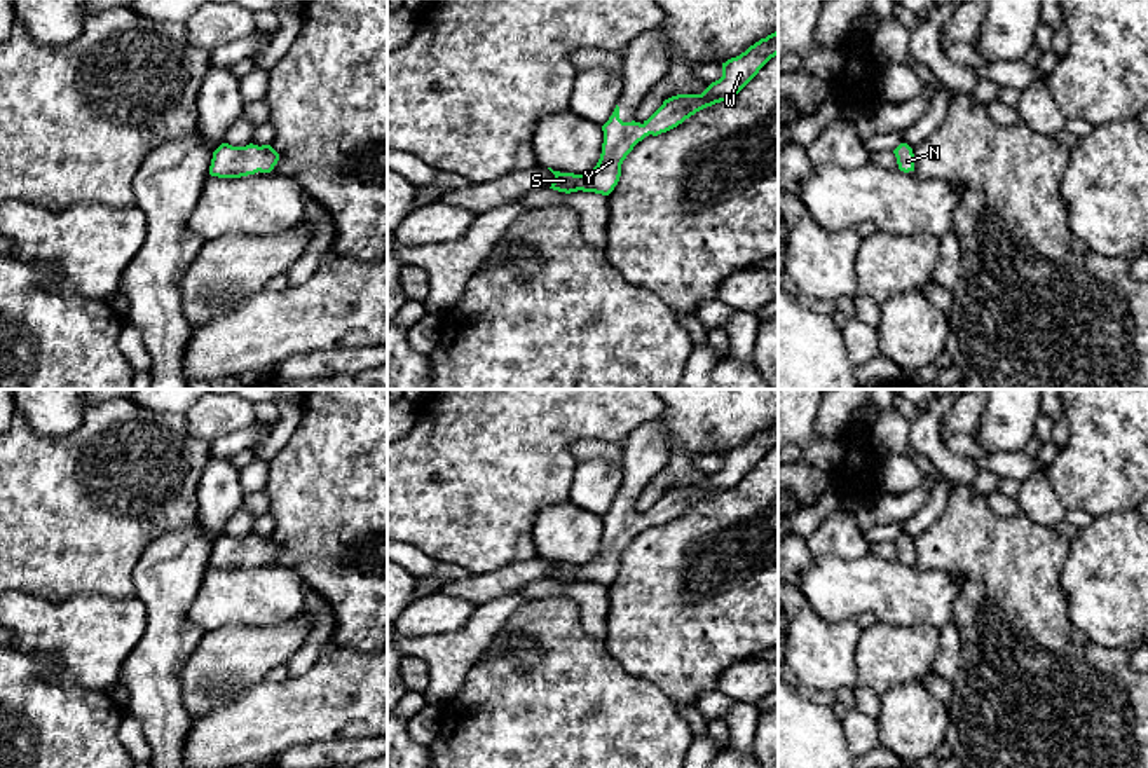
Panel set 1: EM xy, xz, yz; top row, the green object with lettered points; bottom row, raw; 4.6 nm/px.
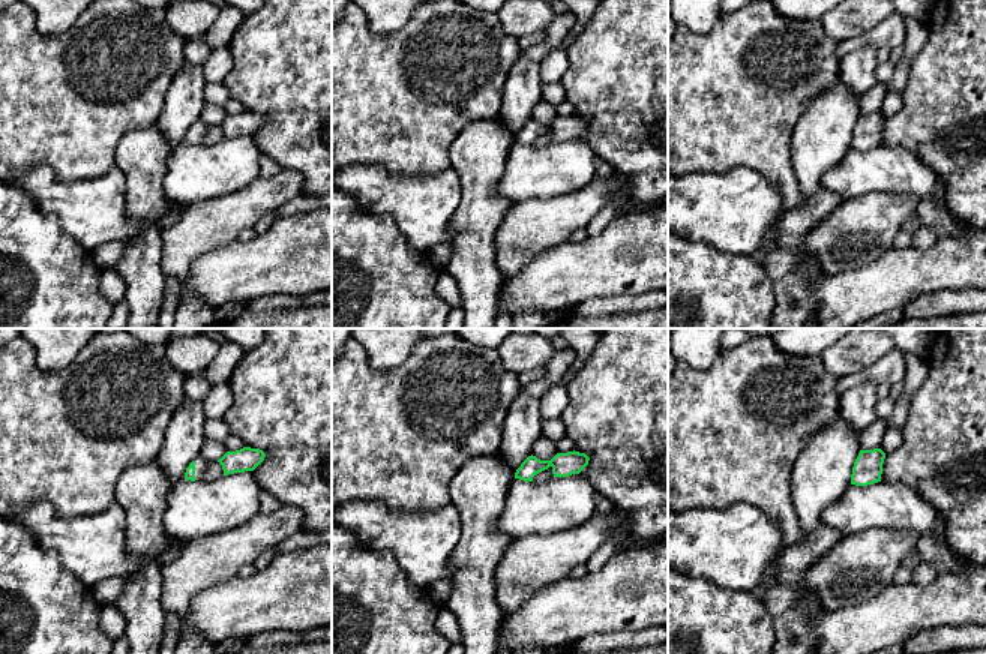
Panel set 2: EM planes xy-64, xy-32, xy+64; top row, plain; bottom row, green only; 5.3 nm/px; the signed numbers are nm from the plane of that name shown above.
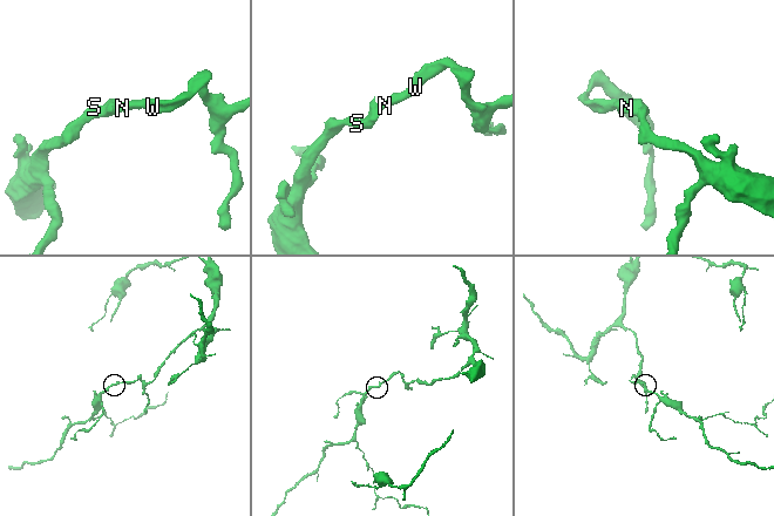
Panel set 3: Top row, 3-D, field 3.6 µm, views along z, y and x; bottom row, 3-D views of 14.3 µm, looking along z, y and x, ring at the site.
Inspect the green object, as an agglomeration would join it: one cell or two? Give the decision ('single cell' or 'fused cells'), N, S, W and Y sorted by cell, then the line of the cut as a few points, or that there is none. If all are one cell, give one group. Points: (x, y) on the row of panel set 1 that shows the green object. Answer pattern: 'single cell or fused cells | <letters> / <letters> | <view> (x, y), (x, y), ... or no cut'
single cell | N S W Y | no cut

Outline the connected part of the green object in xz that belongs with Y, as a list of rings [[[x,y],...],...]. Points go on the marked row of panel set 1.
[[[778,31],[722,63],[722,77],[712,82],[701,94],[672,96],[642,124],[635,120],[623,122],[616,105],[612,115],[602,126],[604,143],[597,166],[583,175],[560,173],[548,168],[555,175],[550,189],[565,194],[583,190],[609,195],[619,182],[623,161],[639,141],[649,134],[666,133],[696,112],[736,96],[776,54]]]

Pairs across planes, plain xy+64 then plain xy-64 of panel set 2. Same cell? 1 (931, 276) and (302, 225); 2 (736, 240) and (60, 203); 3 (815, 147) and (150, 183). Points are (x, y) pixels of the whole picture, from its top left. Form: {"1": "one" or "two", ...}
{"1": "one", "2": "one", "3": "one"}

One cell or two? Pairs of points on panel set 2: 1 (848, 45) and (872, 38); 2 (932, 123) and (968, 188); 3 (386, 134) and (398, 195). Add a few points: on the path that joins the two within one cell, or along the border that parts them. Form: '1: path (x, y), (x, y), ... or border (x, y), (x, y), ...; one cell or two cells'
1: path (854, 44), (866, 39); one cell
2: path (931, 140), (959, 171); one cell
3: border (359, 165), (381, 165), (396, 174), (429, 174); two cells

